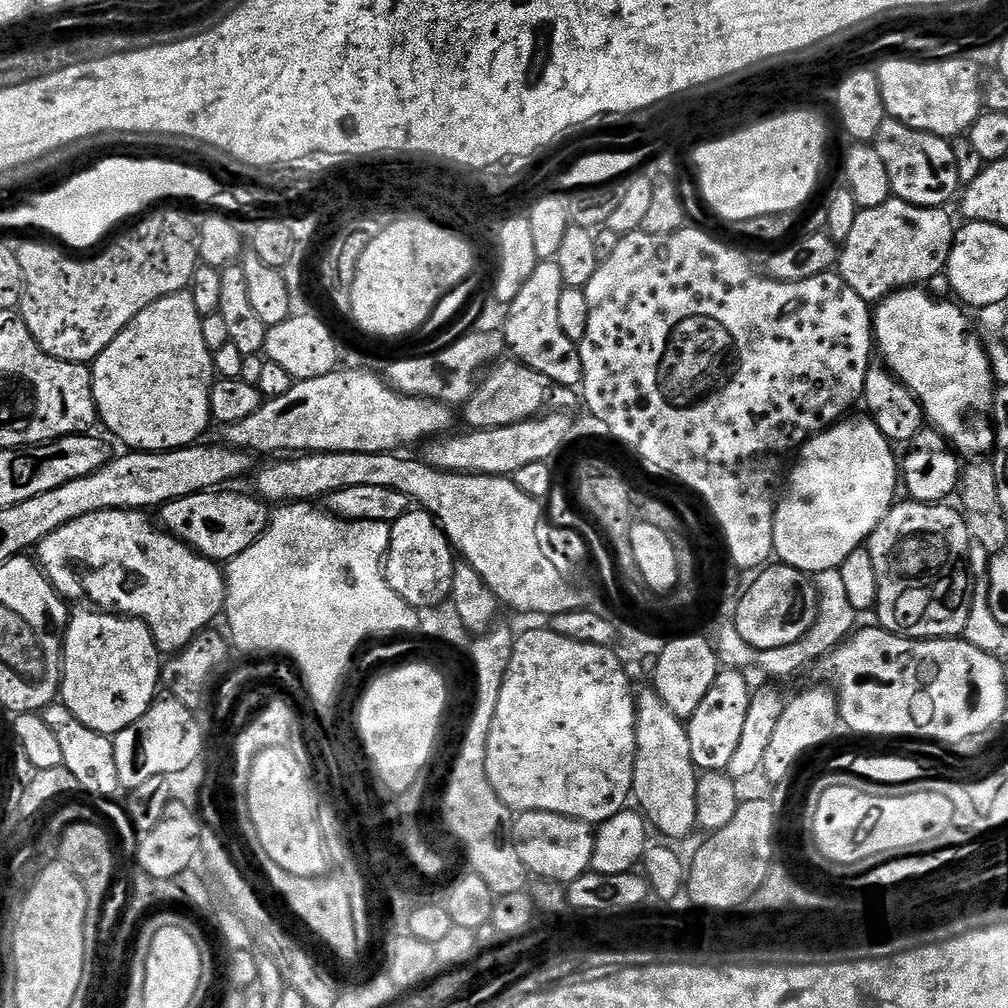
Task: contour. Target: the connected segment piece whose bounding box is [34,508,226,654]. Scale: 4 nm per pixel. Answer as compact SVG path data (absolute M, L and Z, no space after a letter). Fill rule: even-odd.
M119 508L74 518L74 522L66 522L66 526L47 536L35 549L34 556L65 601L84 600L80 602L87 602L97 610L134 616L152 631L161 653L175 654L209 627L216 615L219 617L223 613L226 576L217 561L201 556L189 544L177 540L155 523L152 525L144 516L147 515L140 510Z

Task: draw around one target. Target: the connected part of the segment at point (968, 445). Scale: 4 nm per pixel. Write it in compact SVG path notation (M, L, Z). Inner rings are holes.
M920 286L903 288L891 292L875 305L872 314L875 351L884 367L914 394L914 398L922 406L925 421L937 432L941 432L961 457L987 457L996 446L996 425L992 419L996 380L992 377L992 363L985 341L976 337L976 332L968 321L969 313L959 303L951 299L935 300L930 293L924 291L928 290Z

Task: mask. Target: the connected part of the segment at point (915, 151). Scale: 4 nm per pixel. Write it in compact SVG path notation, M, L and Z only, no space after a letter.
M885 118L882 126L878 126L874 147L886 165L886 174L890 174L895 199L923 208L944 208L951 200L953 203L957 199L962 188L958 178L958 162L951 143L945 137L926 134L906 126L900 120Z

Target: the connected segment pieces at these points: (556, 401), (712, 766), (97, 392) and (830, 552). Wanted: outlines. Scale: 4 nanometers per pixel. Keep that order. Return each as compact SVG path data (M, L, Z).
M504 358L487 369L486 375L476 387L476 393L463 405L462 412L469 429L490 430L514 426L541 414L568 412L575 404L578 404L577 389L558 386L558 382L550 382L546 374L530 370L530 366L521 364L515 358Z
M721 667L714 680L713 686L702 698L698 710L686 722L688 737L690 738L690 758L696 763L697 769L704 772L723 772L727 769L730 757L738 751L738 742L742 738L742 729L746 723L746 714L750 714L750 702L752 701L753 685L748 685L748 680L739 668Z
M185 290L178 294L170 294L166 298L158 298L158 302L154 302L150 306L146 306L146 310L142 310L142 314L138 314L138 318L134 318L134 322L125 326L122 334L118 334L118 338L114 338L114 342L110 342L110 346L106 346L106 350L102 350L102 354L97 360L92 361L90 367L99 423L101 425L104 423L125 444L123 446L125 449L134 452L173 452L176 448L191 448L203 437L200 435L207 430L208 424L213 423L210 414L210 390L214 383L214 353L206 346L206 338L202 338L202 317L195 309L191 291Z
M861 414L857 420L852 419L845 418L824 432L820 432L816 436L811 436L799 448L798 455L795 457L795 460L797 459L796 465L793 468L791 465L790 471L786 476L786 487L783 489L782 495L779 497L776 505L776 517L774 518L774 553L778 557L779 563L788 564L800 572L807 572L809 574L815 574L817 572L817 574L823 574L839 569L840 564L846 562L846 558L850 558L850 554L854 554L854 550L865 547L868 535L876 529L878 522L882 522L882 518L886 518L886 514L892 508L893 504L897 503L896 484L898 488L902 480L902 468L898 463L897 449L894 447L892 441L886 438L886 434L882 434L882 430L878 430L878 426L867 415Z

